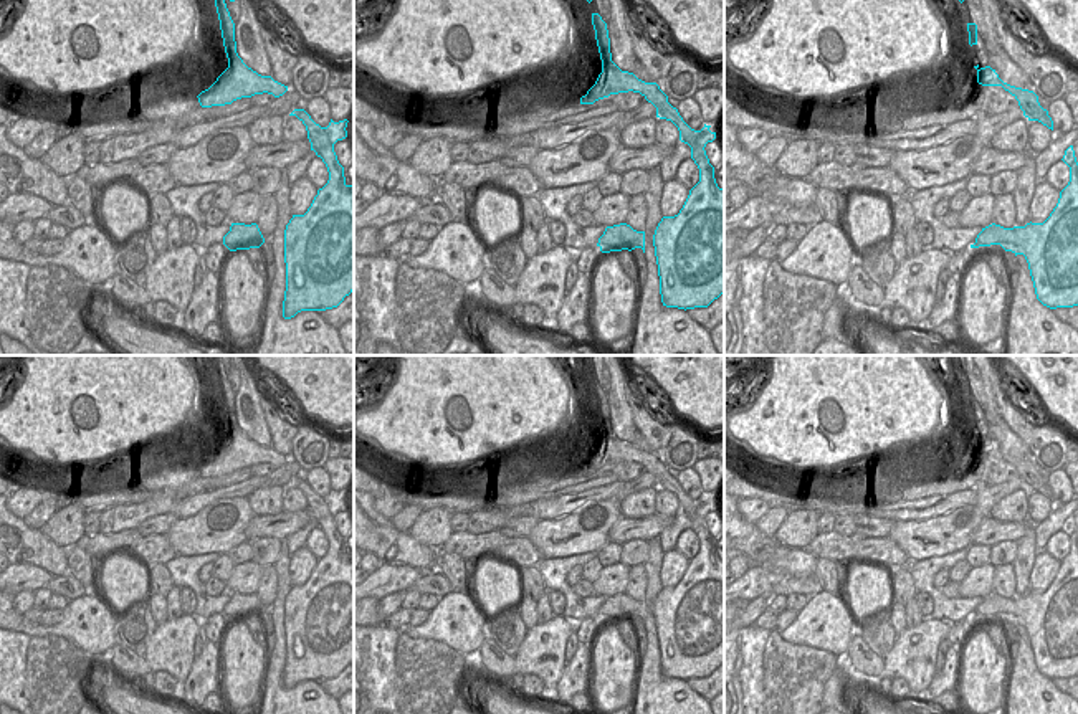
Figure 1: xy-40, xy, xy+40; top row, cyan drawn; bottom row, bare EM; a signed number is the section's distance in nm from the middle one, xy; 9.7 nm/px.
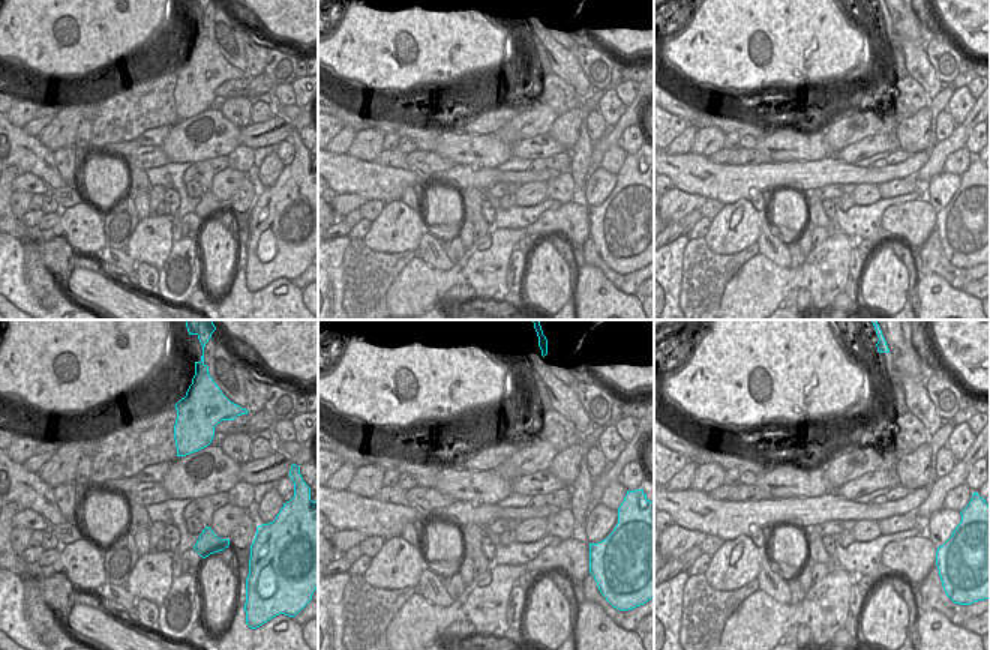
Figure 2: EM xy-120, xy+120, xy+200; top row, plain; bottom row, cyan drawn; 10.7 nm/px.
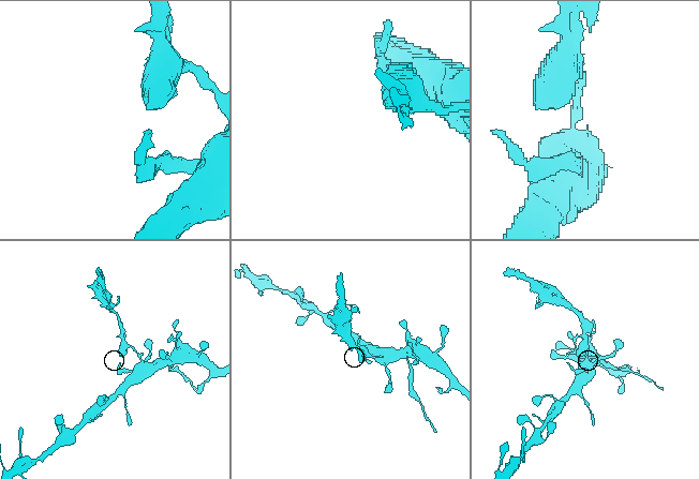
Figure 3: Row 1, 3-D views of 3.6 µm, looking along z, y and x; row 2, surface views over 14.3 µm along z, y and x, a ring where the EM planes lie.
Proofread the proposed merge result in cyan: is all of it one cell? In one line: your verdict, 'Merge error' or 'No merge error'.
Merge error.

